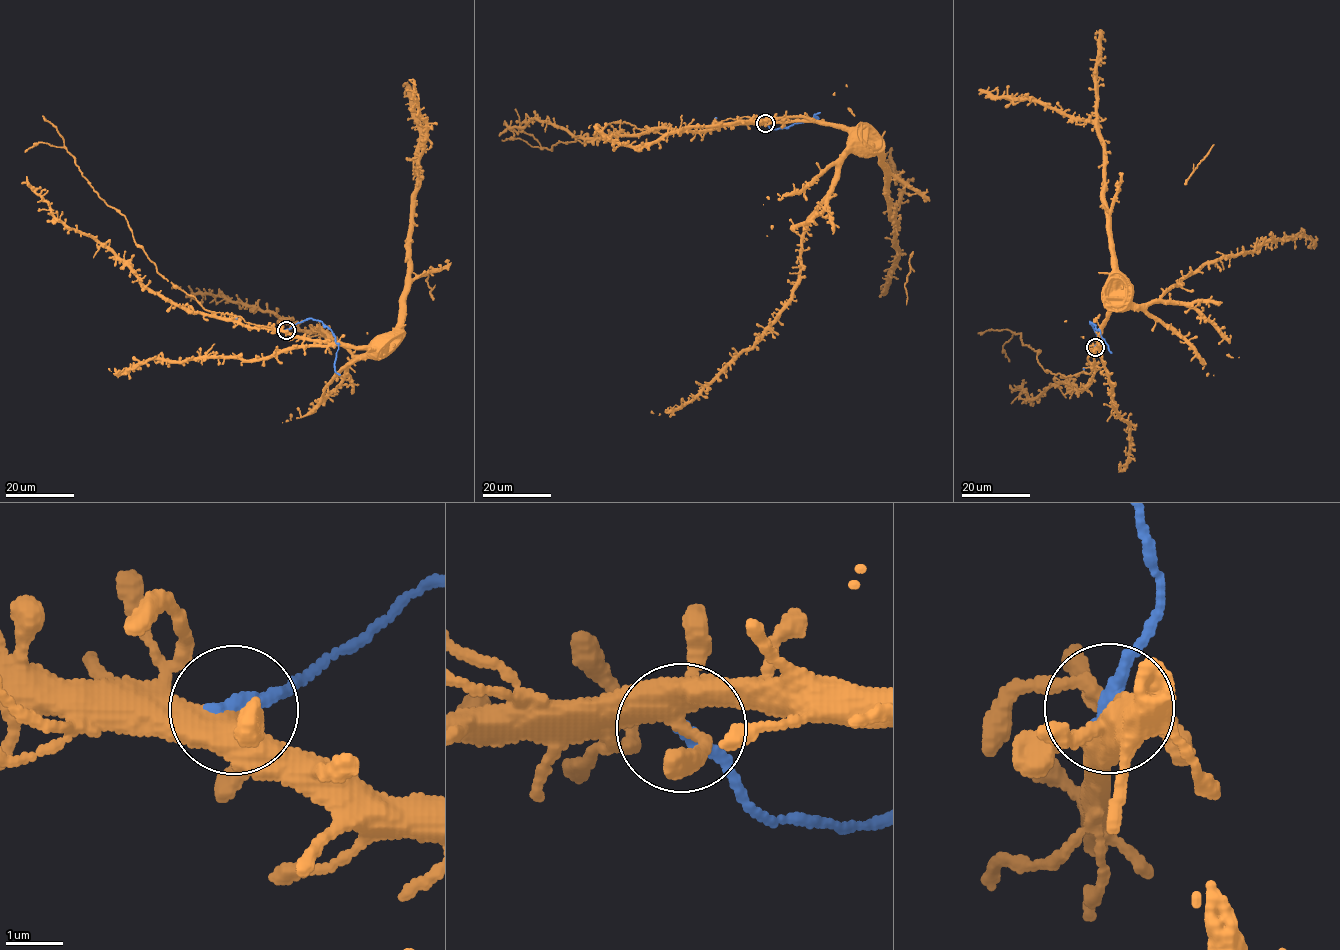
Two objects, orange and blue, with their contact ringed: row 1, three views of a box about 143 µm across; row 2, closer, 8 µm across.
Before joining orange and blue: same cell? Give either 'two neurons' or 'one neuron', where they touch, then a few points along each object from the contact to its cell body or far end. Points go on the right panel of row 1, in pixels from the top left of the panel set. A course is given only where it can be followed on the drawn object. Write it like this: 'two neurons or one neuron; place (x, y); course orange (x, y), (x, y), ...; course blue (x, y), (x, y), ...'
one neuron; place (1095, 347); course orange (1095, 347), (1098, 345), (1103, 320), (1106, 318), (1109, 288); course blue (1095, 347), (1098, 339), (1090, 321), (1099, 331), (1111, 353)

